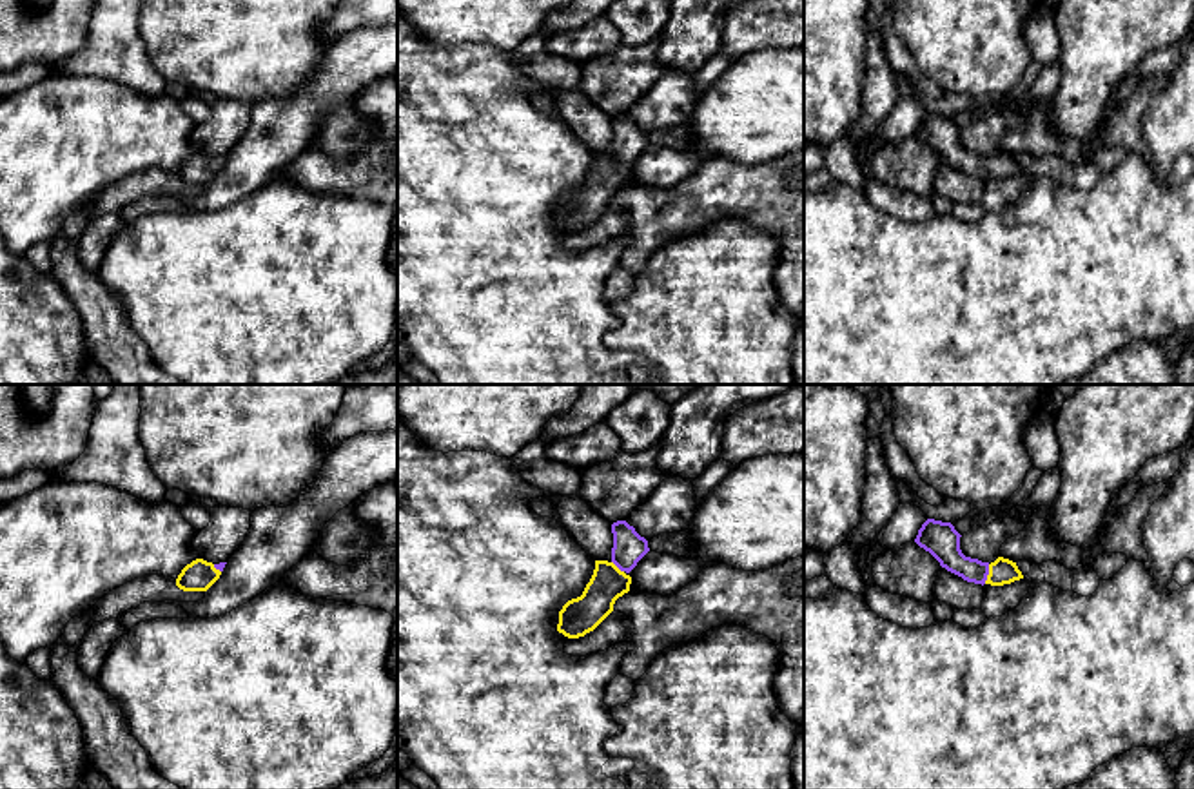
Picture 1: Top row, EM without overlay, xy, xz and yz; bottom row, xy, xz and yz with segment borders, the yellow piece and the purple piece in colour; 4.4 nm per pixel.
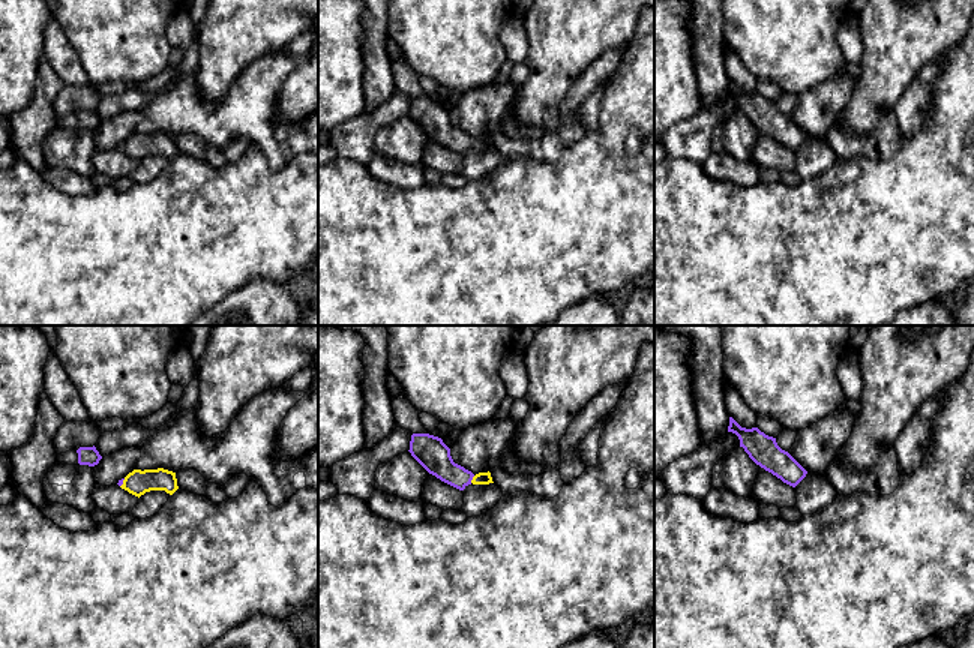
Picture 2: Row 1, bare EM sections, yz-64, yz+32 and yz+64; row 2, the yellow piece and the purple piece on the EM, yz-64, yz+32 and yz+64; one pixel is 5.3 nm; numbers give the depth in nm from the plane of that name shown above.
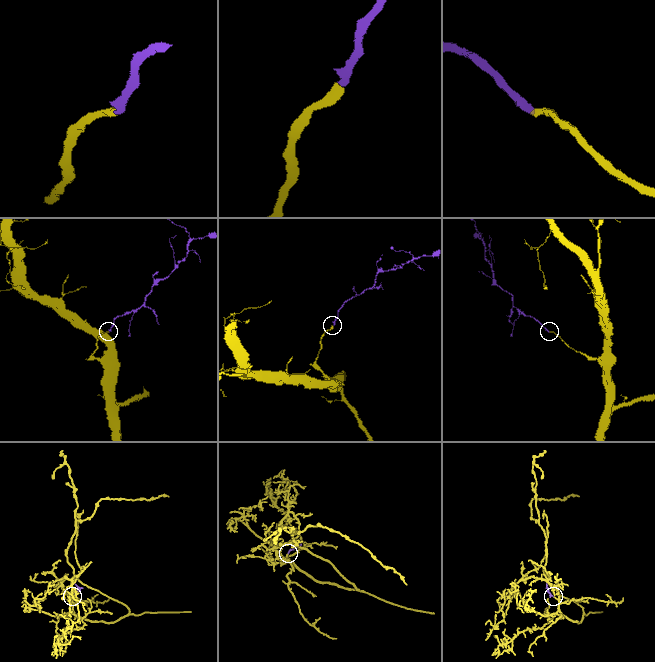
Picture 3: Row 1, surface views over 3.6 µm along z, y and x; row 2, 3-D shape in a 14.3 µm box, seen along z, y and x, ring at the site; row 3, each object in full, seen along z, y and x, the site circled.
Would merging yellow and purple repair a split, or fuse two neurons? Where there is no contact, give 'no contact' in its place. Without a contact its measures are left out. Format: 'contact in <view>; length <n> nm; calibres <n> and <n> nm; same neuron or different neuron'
contact in yz; length 90 nm; calibres 110 and 150 nm; same neuron

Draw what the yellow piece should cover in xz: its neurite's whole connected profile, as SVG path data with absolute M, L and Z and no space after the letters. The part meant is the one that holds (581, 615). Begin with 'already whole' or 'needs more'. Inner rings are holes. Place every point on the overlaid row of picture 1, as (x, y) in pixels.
needs more; M626 521L613 522L612 533L612 560L595 560L582 595L568 600L559 611L557 631L568 638L584 637L613 611L615 600L630 591L628 573L650 551L648 541Z

